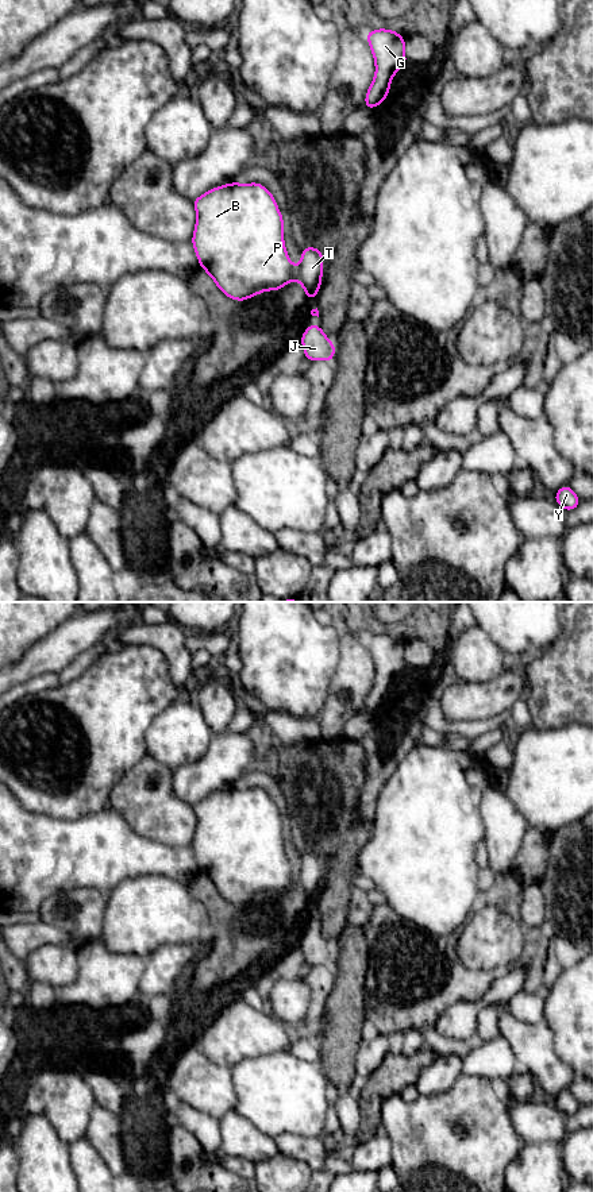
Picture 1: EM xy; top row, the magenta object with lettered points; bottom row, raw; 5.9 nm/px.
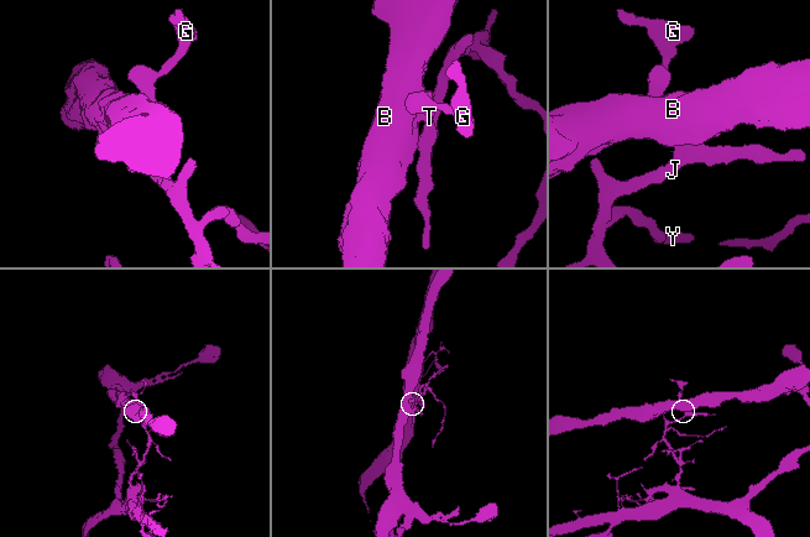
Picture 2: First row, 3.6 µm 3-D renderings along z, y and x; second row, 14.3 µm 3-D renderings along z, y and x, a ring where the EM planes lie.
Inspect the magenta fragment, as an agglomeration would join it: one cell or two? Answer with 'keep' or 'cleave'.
cleave

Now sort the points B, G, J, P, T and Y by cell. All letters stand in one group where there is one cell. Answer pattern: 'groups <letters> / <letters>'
groups B P / G J T Y

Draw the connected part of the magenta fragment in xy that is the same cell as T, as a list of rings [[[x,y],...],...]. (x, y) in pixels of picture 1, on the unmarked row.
[[[315,850],[301,855],[301,868],[296,873],[296,883],[303,891],[308,906],[313,906],[321,891],[323,857]]]

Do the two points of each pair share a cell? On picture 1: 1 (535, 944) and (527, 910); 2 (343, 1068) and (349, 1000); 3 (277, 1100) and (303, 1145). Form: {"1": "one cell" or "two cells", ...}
{"1": "two cells", "2": "one cell", "3": "two cells"}

